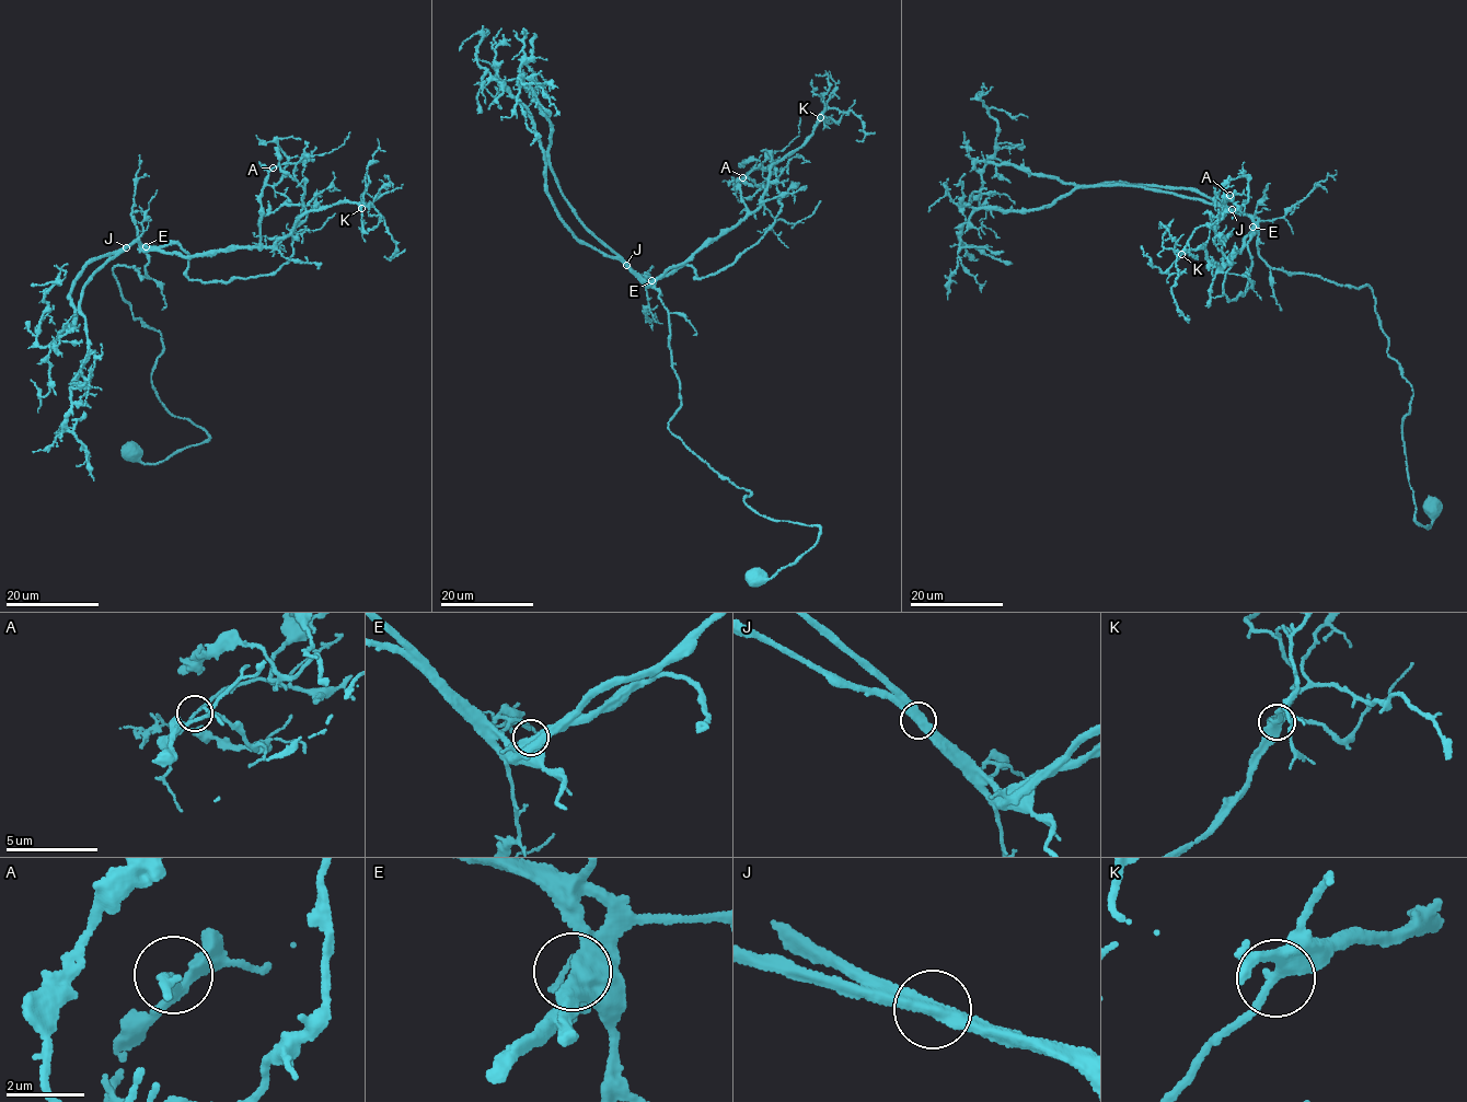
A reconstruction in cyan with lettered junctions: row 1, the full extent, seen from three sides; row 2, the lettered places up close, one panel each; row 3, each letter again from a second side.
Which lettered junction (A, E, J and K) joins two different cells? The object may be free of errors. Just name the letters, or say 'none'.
none

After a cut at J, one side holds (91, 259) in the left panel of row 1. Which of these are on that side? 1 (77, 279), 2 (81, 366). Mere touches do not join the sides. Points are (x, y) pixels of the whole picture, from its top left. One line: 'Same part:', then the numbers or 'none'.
Same part: 1

